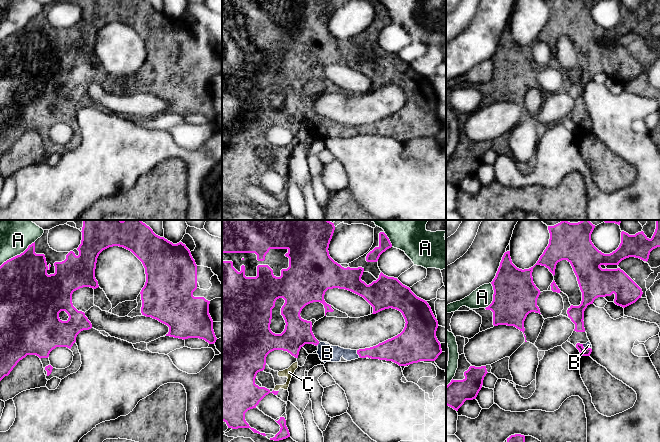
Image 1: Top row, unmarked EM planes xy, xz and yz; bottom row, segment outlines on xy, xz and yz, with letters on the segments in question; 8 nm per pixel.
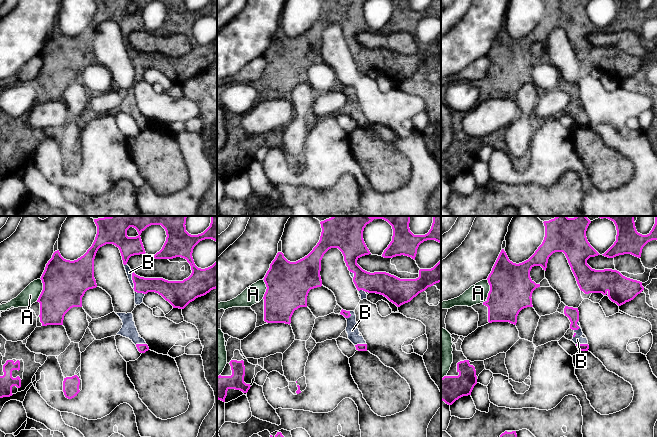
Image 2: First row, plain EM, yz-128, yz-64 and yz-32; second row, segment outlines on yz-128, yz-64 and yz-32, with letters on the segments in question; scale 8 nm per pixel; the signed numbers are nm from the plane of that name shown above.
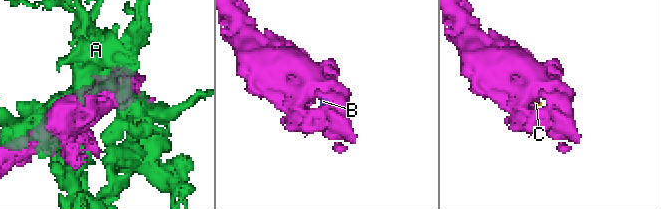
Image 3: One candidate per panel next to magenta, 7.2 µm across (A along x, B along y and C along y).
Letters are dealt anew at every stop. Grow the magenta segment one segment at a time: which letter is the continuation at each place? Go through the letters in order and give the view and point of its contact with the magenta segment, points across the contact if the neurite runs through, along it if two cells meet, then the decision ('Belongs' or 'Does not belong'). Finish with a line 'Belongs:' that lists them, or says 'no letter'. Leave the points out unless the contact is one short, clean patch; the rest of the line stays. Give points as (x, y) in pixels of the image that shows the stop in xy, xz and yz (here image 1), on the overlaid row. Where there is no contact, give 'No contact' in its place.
A: Touches magenta at xy (17, 255). Does not belong
B: Touches magenta at xz (357, 353). Belongs
C: Touches magenta at xz (275, 391). Path across: xz (244, 394), (275, 391), (288, 382), (289, 372). Belongs
Belongs: B, C

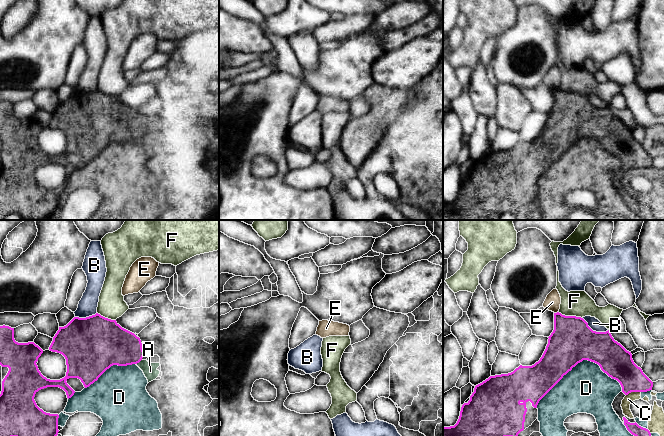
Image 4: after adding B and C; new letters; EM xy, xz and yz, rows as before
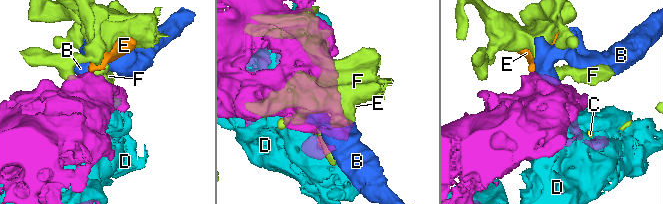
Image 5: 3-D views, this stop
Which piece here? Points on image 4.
A: Touches magenta at xy (138, 362). Boundary: xy (141, 359), (136, 364). Does not belong
B: Touches magenta at yz (594, 331). Boundary: yz (582, 317), (593, 330), (608, 330). Does not belong
C: Touches magenta at yz (633, 391). Does not belong
D: Touches magenta at yz (578, 362). Does not belong
E: Touches magenta at yz (555, 313). Boundary: yz (557, 311), (554, 313). Does not belong
F: Touches magenta at yz (570, 316). Boundary: yz (558, 311), (565, 315), (575, 315), (581, 318). Does not belong
Belongs: no letter

